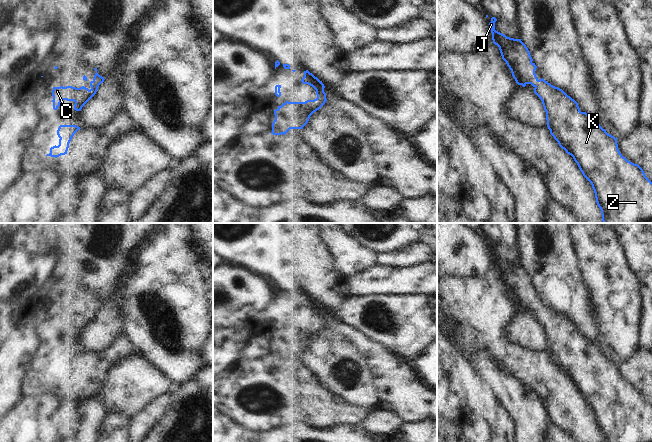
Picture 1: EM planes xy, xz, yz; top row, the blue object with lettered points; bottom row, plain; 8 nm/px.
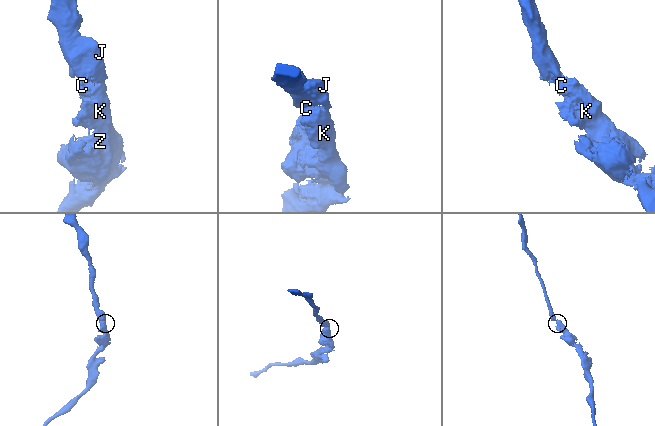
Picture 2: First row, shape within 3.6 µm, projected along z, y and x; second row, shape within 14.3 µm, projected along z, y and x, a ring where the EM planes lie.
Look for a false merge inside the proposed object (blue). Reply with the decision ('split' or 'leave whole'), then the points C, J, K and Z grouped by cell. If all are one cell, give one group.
leave whole; groups C J K Z

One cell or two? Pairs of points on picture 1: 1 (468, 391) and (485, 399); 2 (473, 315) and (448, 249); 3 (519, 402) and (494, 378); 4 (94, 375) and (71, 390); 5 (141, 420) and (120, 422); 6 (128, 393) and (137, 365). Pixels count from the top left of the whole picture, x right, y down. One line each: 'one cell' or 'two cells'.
1: two cells
2: two cells
3: one cell
4: one cell
5: two cells
6: one cell

